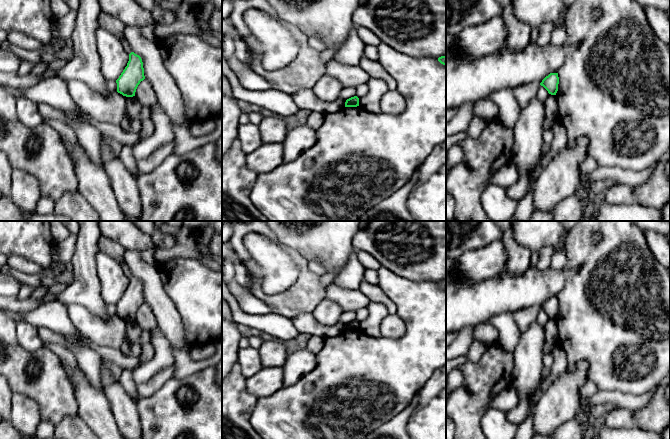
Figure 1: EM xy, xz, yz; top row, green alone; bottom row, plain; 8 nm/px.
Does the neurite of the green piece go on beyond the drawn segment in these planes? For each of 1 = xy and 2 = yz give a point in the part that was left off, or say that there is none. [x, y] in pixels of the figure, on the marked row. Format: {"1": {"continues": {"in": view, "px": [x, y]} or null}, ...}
{"1": {"continues": null}, "2": {"continues": null}}

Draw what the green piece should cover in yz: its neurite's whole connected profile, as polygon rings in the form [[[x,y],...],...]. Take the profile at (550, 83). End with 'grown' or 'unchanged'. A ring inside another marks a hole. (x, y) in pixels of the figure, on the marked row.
[[[550,73],[540,83],[540,85],[543,86],[551,95],[556,95],[558,91],[558,84],[559,84],[558,73]]]; unchanged

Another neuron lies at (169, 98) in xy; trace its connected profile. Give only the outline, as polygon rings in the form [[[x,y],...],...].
[[[124,25],[123,34],[132,52],[142,59],[145,80],[154,89],[157,104],[171,122],[191,128],[192,123],[185,115],[182,94],[163,64],[158,43],[147,39],[142,33],[142,27]]]

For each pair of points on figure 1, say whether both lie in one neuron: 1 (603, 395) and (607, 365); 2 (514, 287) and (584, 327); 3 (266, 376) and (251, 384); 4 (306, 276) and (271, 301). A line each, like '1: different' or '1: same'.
1: different
2: different
3: same
4: same

